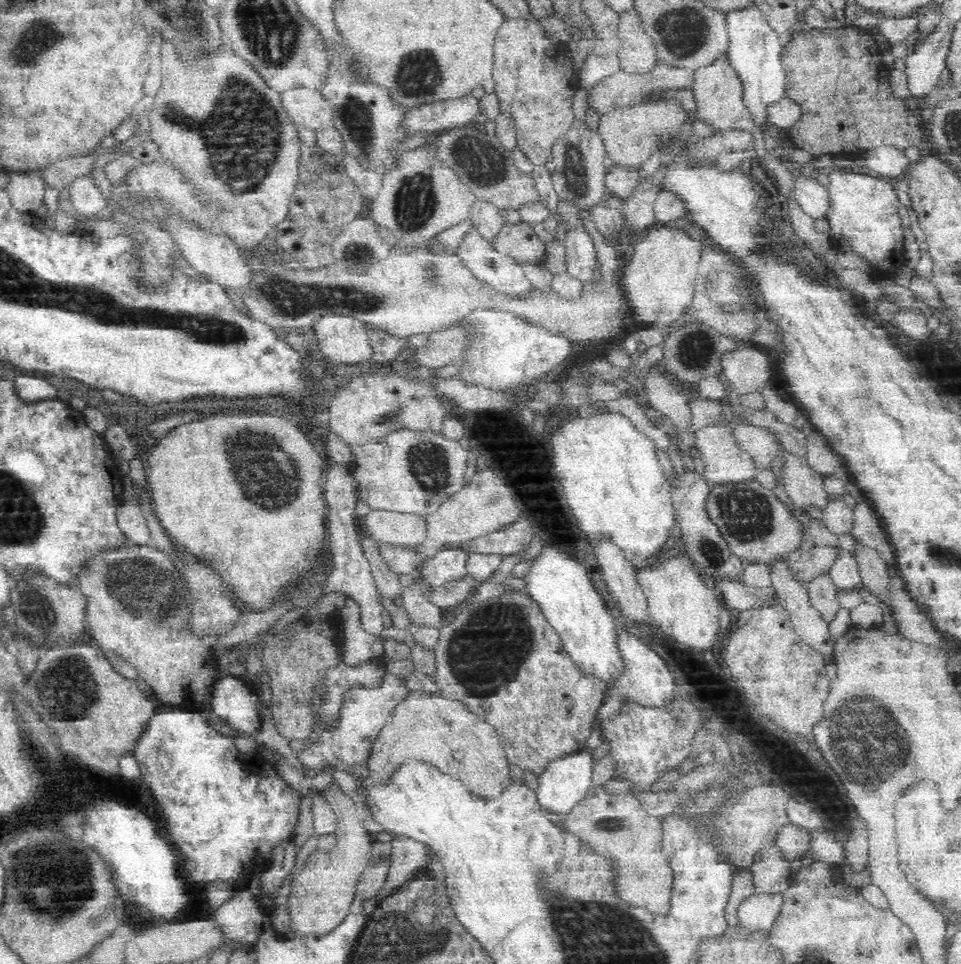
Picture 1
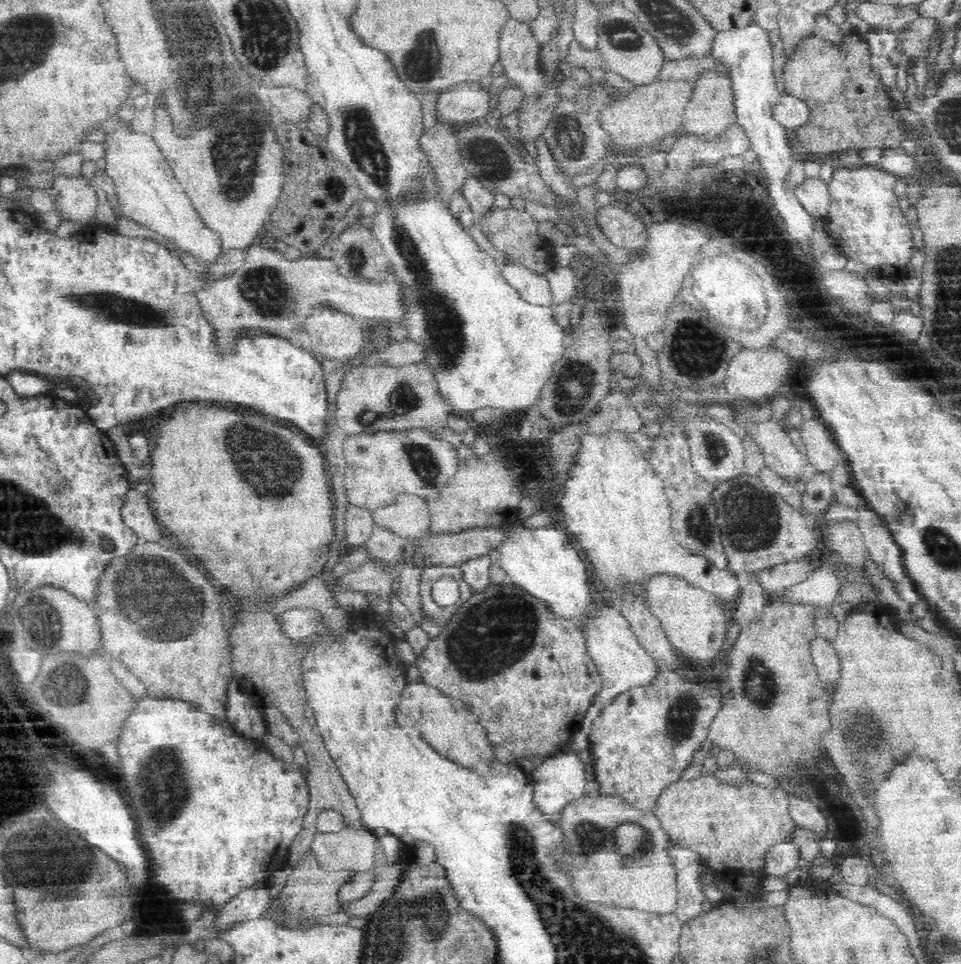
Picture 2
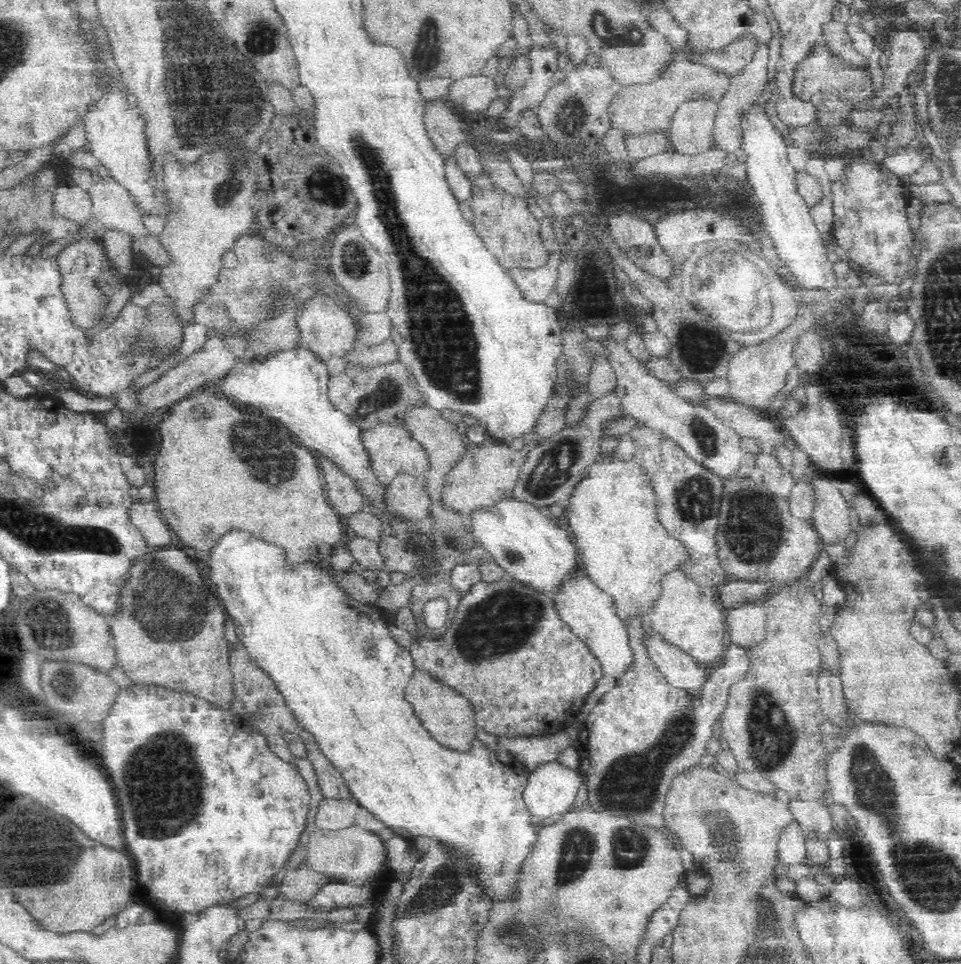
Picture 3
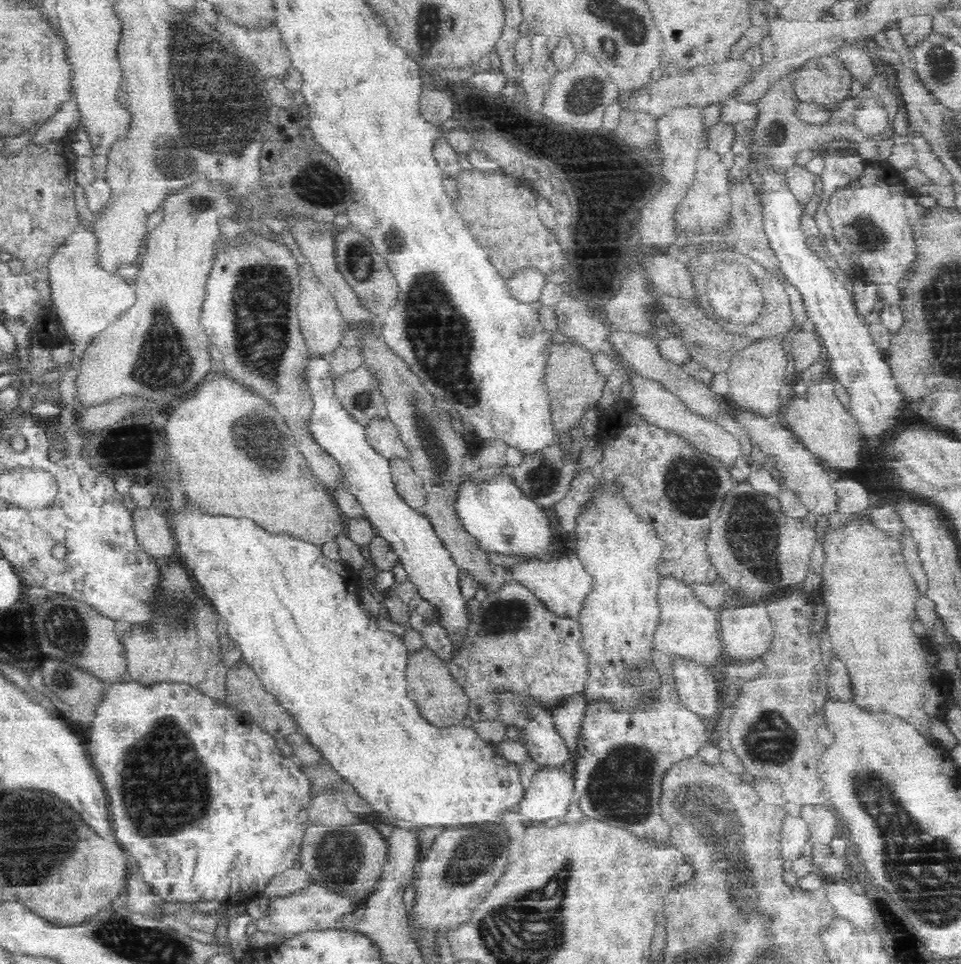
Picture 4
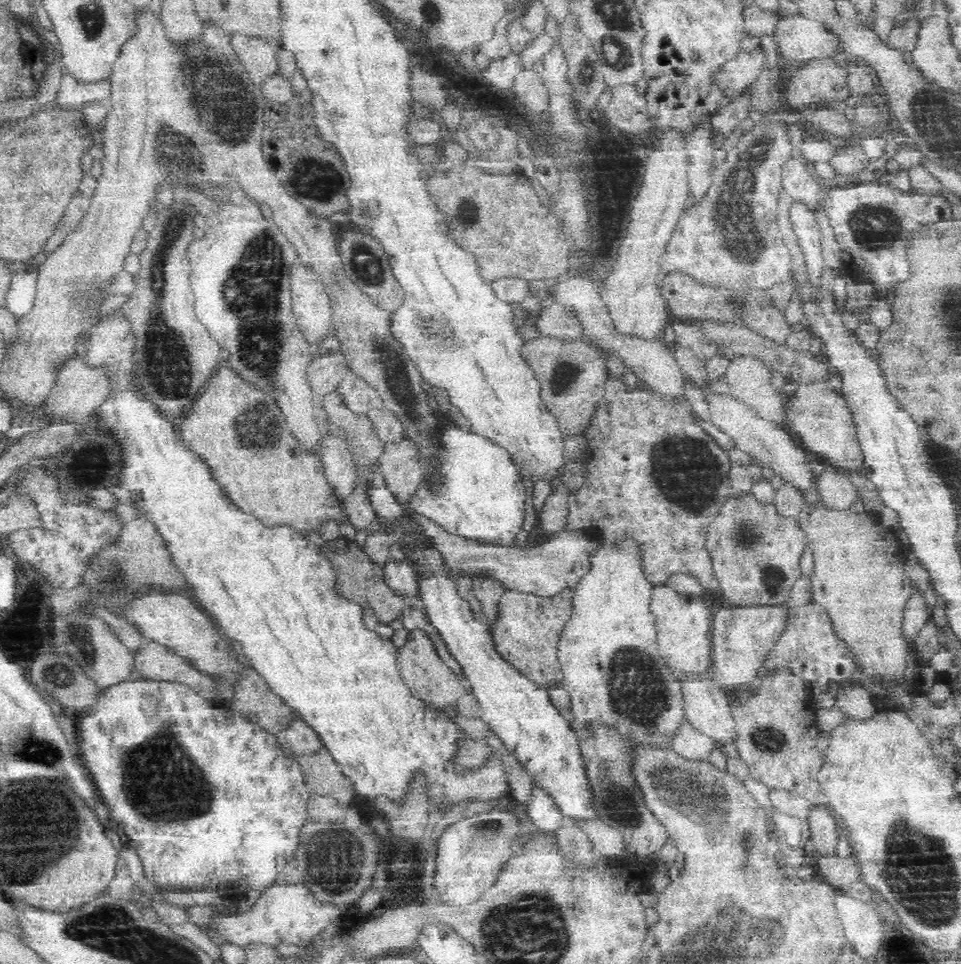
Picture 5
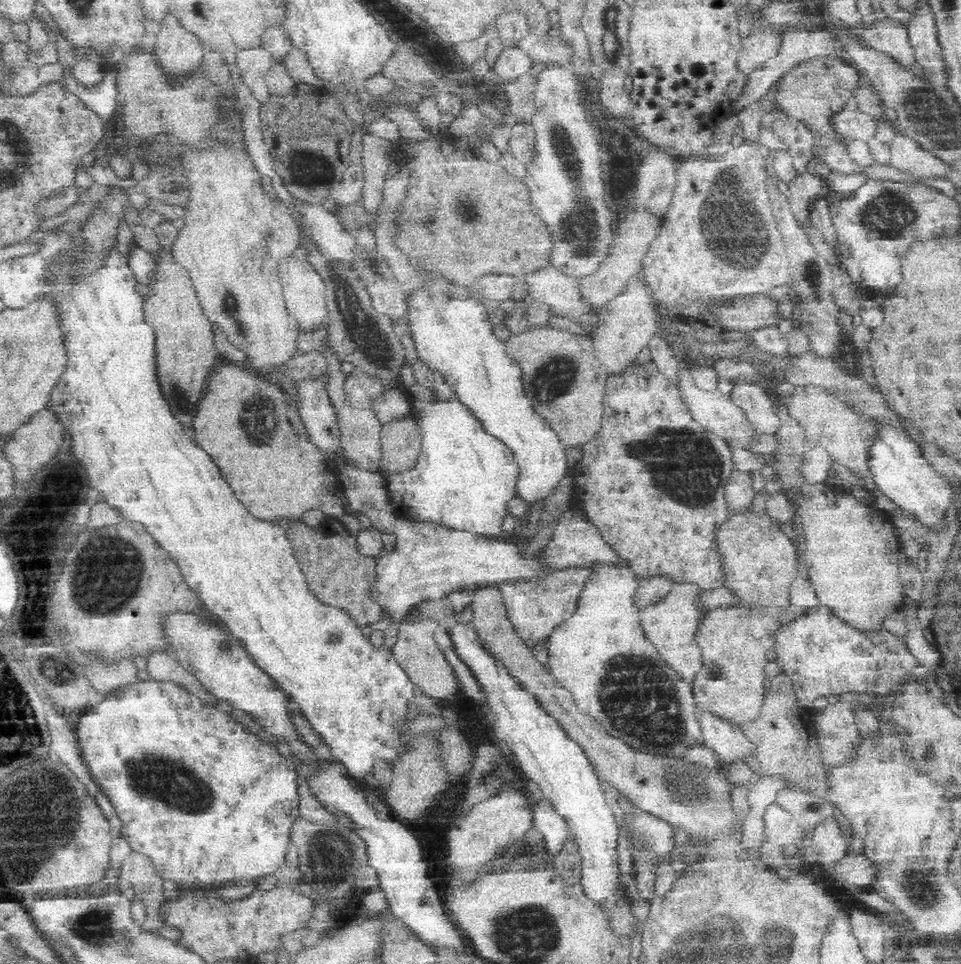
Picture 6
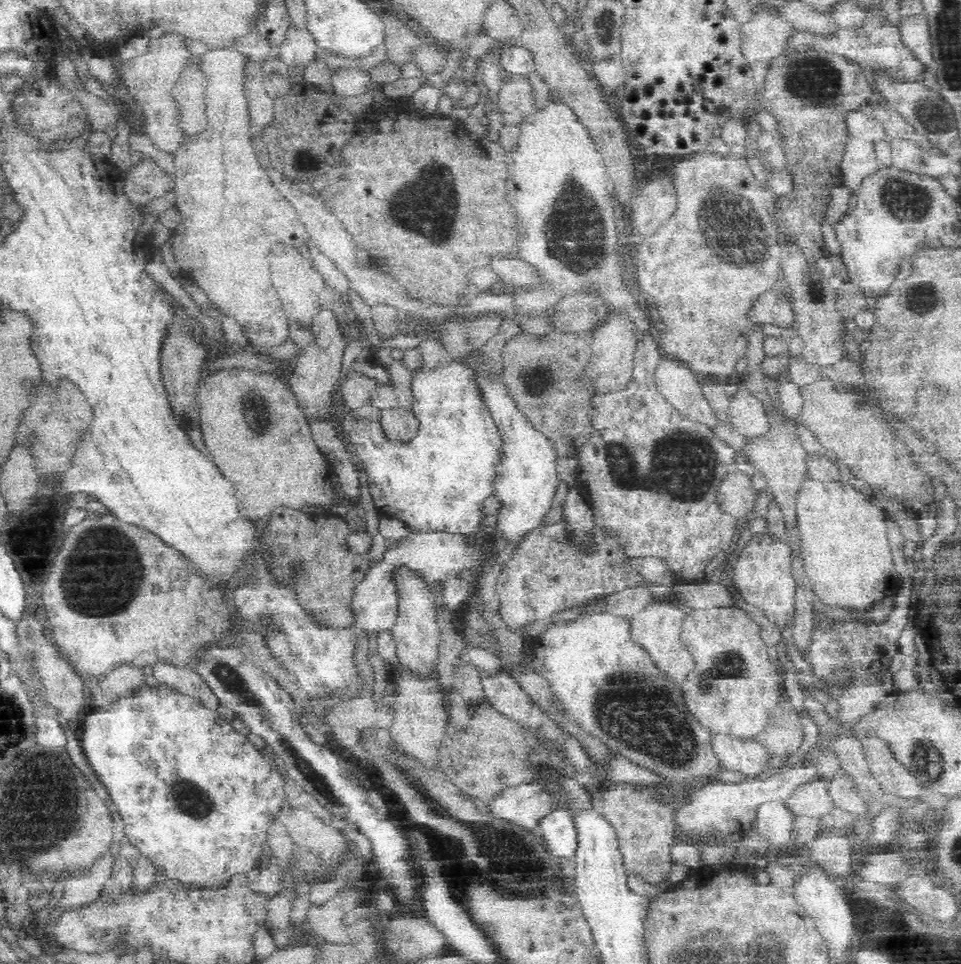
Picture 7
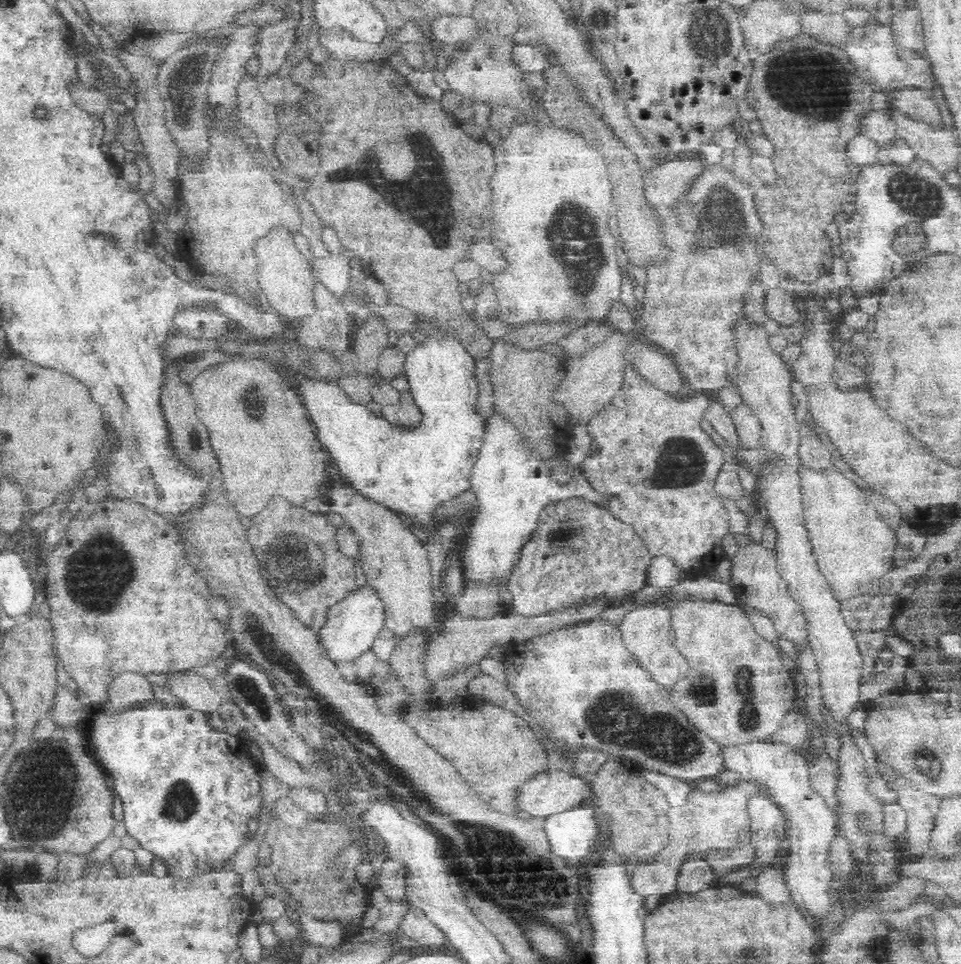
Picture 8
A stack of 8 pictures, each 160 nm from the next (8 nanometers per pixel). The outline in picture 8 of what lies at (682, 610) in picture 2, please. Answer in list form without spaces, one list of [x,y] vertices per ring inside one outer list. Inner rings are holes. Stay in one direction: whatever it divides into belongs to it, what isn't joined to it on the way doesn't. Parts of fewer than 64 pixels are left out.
[[[668,606],[636,607],[630,614],[624,616],[624,622],[620,625],[622,642],[628,648],[628,652],[650,674],[650,678],[662,686],[674,686],[678,680],[684,678],[684,672],[688,670],[684,656],[678,654],[676,646],[672,644],[670,610]]]

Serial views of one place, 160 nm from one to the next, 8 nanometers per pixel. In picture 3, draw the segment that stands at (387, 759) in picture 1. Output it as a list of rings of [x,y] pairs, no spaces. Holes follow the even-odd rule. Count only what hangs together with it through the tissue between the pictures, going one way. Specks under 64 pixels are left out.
[[[415,669],[408,681],[405,698],[434,739],[458,751],[469,748],[470,741],[476,737],[474,710],[468,698],[461,696],[454,687],[444,684],[430,671]]]

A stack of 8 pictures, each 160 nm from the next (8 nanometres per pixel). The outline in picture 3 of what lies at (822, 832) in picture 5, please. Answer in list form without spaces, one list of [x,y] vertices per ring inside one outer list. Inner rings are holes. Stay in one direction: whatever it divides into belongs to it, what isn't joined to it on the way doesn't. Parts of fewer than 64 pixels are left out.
[[[790,802],[794,820],[802,824],[802,830],[816,840],[827,840],[833,828],[837,827],[830,817],[830,812],[820,802]]]

